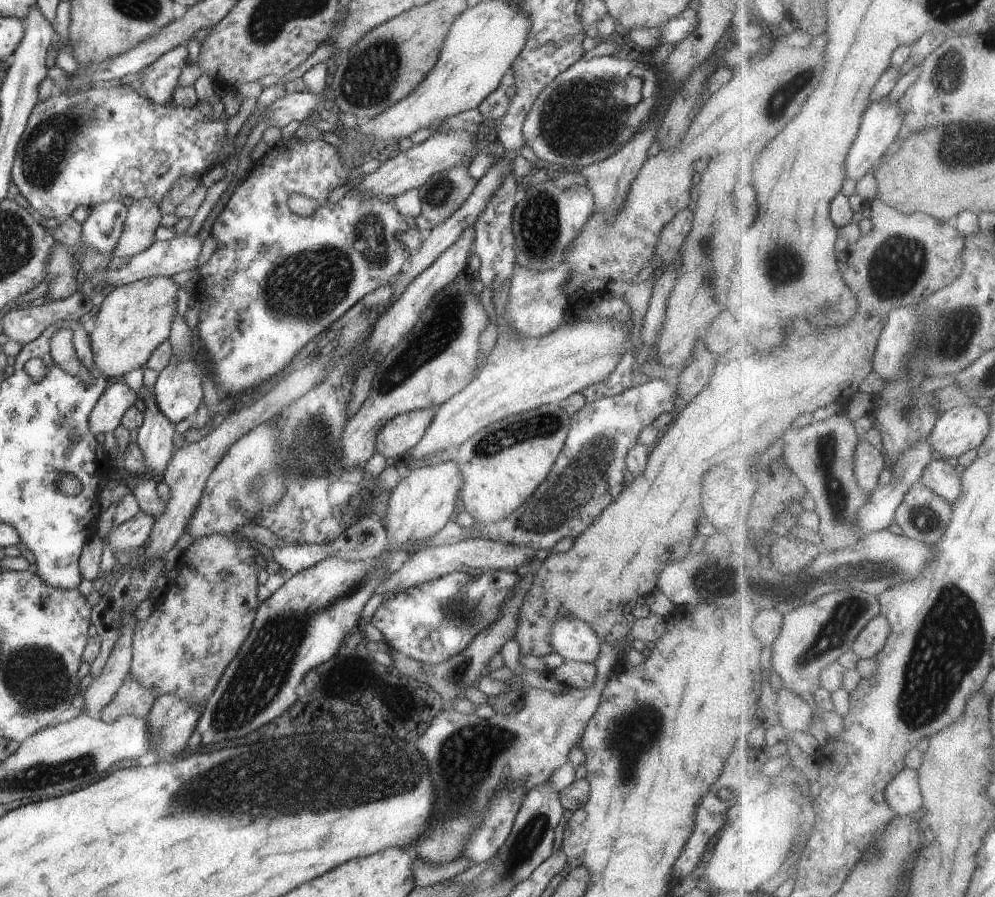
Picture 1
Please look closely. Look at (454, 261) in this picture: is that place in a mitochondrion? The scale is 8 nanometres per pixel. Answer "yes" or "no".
no

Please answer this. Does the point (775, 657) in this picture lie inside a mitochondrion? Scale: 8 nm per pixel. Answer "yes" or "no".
no

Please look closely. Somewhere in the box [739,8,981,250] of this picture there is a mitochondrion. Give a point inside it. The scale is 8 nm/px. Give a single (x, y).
(950, 71)

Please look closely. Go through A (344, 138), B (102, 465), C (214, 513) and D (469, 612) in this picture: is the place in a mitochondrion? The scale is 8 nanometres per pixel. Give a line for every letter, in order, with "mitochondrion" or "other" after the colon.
A: other
B: other
C: other
D: mitochondrion

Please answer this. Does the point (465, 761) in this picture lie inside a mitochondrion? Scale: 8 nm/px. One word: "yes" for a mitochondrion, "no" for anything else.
yes

